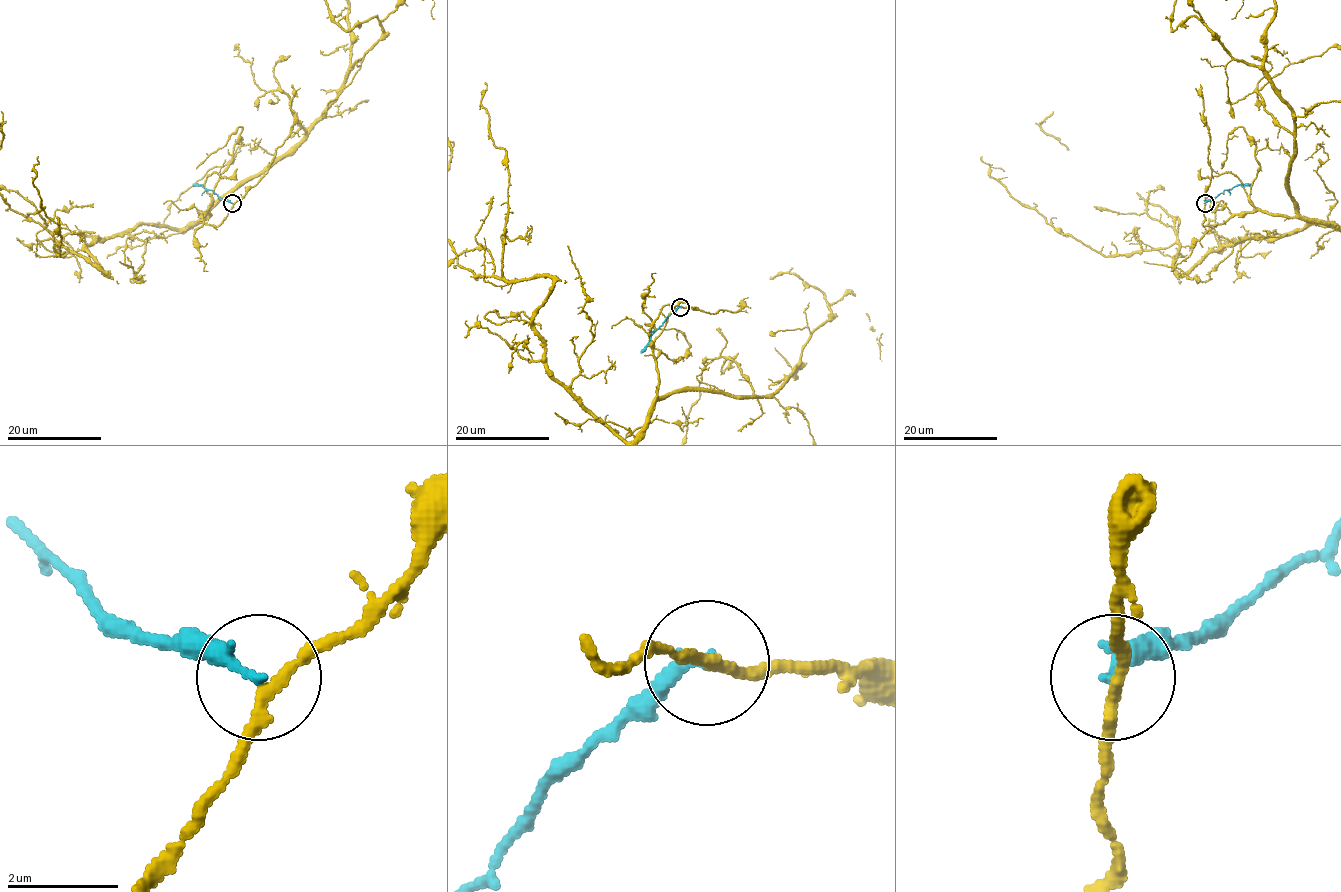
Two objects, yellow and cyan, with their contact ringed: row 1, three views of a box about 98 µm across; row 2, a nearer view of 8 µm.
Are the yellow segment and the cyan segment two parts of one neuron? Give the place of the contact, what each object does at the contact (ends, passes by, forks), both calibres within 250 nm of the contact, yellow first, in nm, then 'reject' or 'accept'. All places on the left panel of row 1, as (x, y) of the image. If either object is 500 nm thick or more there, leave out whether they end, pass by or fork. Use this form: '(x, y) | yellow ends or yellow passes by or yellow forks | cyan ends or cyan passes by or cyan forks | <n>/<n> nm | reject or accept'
(232, 203) | yellow passes by | cyan ends | 200/240 nm | reject

